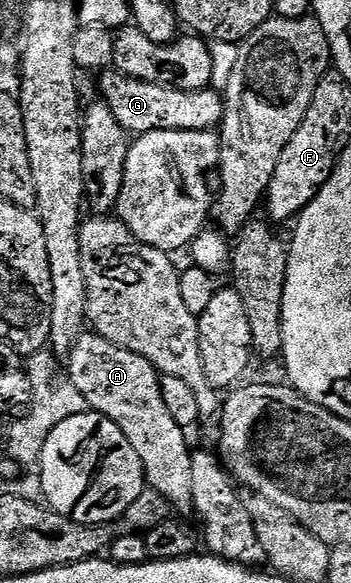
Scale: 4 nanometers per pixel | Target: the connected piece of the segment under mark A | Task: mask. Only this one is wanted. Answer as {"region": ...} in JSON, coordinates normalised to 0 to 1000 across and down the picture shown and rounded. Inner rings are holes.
{"region":[[[242,568],[214,585],[191,607],[188,640],[205,659],[245,681],[254,703],[288,708],[296,715],[342,729],[342,738],[370,753],[370,767],[393,774],[399,792],[410,803],[410,823],[419,837],[450,840],[504,873],[547,873],[547,792],[550,772],[536,770],[538,744],[507,726],[496,726],[496,712],[484,712],[473,690],[462,684],[456,662],[459,642],[442,628],[399,607],[342,597],[308,587],[271,568]]]}

